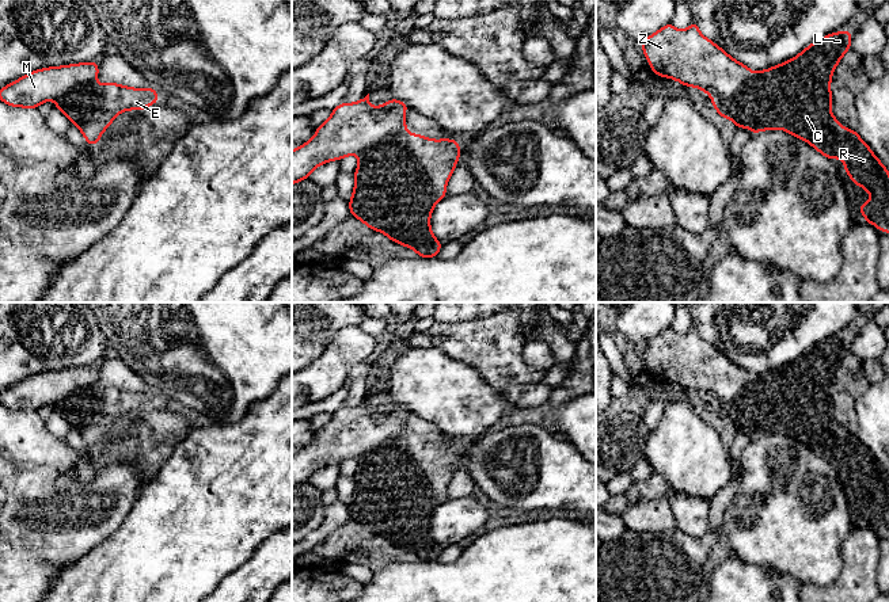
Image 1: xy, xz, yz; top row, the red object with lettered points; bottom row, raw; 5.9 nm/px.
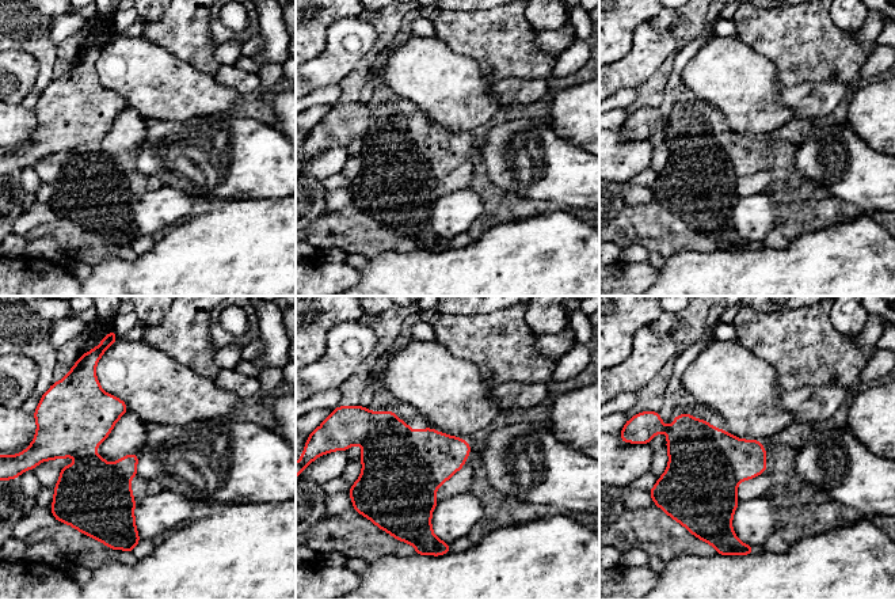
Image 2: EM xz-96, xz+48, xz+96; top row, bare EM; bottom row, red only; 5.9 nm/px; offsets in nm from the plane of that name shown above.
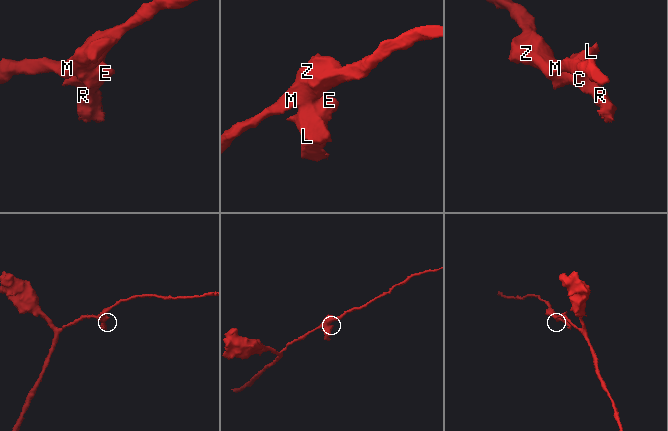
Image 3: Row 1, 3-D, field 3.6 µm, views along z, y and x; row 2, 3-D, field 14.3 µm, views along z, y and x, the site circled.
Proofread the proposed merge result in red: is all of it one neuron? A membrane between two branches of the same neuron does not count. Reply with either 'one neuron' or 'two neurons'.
two neurons

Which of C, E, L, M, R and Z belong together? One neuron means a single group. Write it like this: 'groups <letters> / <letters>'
groups C E L R / M Z

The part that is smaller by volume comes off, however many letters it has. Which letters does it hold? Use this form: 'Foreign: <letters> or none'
Foreign: C, E, L, R

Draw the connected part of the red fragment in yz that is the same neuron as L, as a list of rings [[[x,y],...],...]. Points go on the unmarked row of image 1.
[[[847,334],[831,336],[814,344],[793,363],[752,376],[738,397],[732,401],[713,400],[711,407],[717,416],[732,423],[737,433],[748,431],[753,438],[780,433],[806,445],[829,464],[843,462],[844,475],[852,487],[871,498],[870,506],[860,507],[860,519],[867,522],[867,529],[878,527],[878,537],[889,536],[889,476],[856,434],[840,428],[831,414],[831,382],[841,361],[851,353],[852,340]]]

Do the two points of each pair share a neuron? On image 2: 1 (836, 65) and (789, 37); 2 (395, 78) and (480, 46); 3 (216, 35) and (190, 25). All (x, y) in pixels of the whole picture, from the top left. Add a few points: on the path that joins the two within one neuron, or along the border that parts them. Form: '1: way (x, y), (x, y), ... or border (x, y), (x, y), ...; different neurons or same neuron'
1: way (825, 54), (807, 46), (800, 40); same neuron
2: border (435, 35), (453, 50), (469, 56), (484, 75); different neurons
3: border (209, 14), (209, 37), (216, 48); different neurons

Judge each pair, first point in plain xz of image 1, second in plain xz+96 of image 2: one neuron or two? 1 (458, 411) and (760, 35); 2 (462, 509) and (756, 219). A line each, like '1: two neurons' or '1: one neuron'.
1: two neurons
2: one neuron

